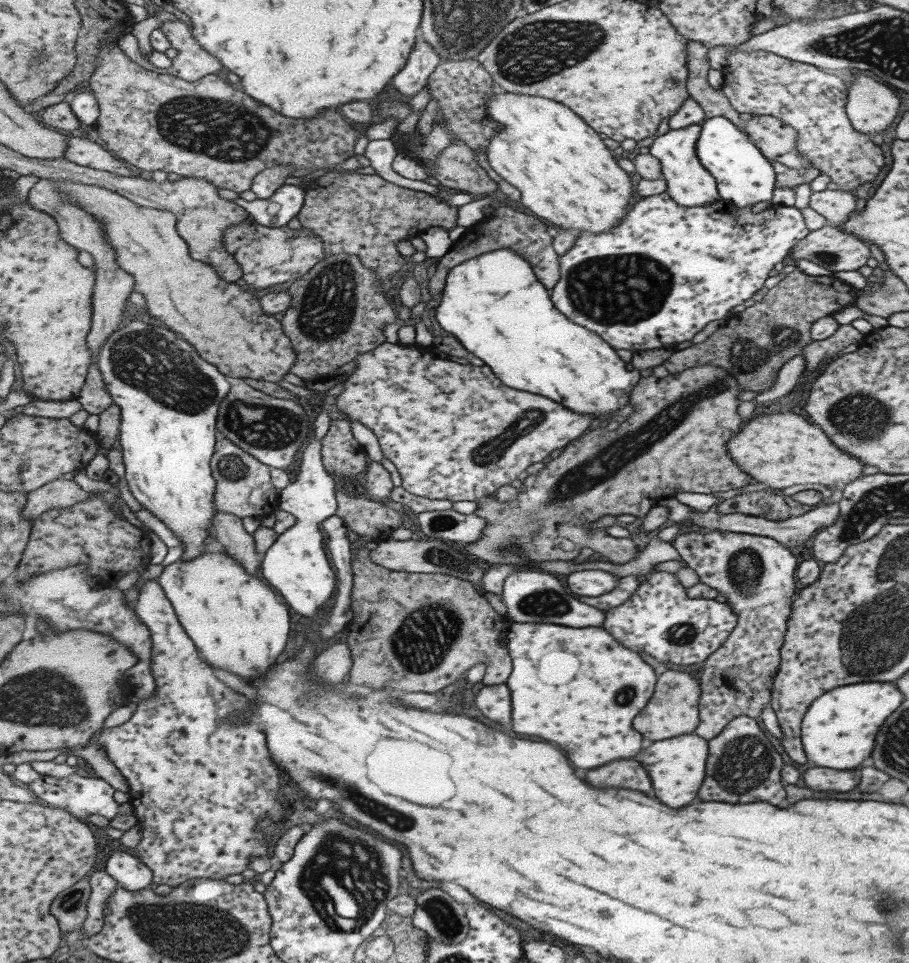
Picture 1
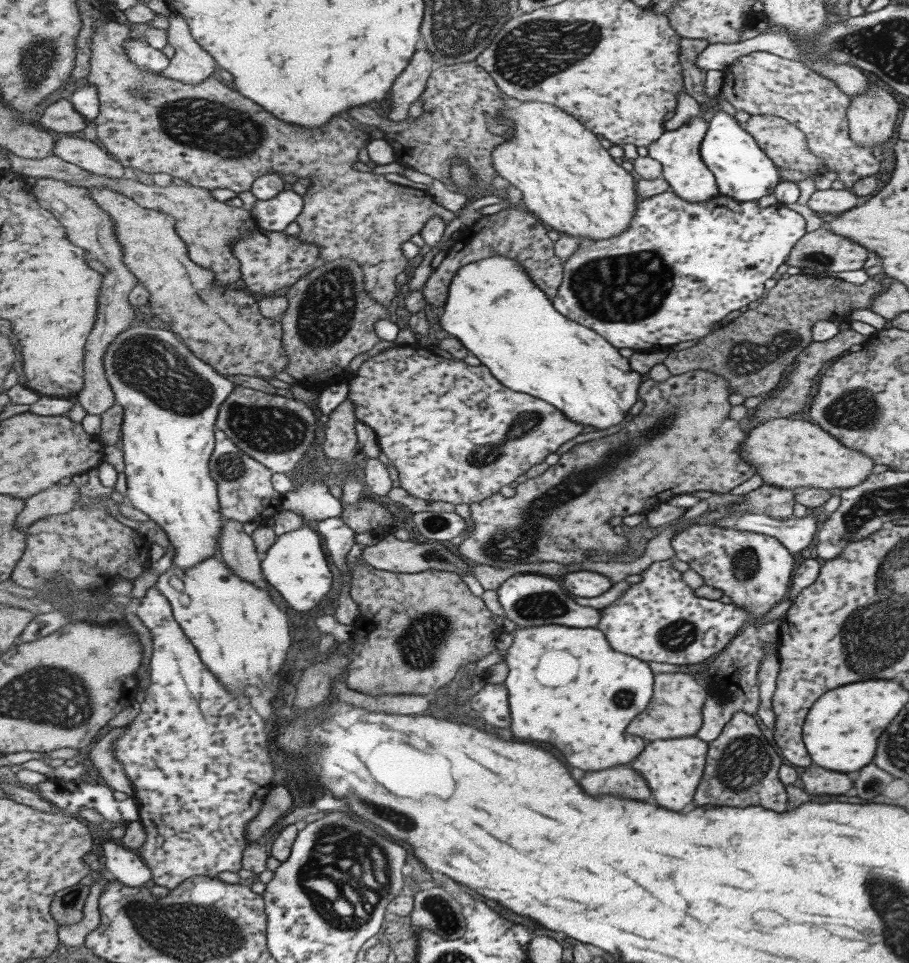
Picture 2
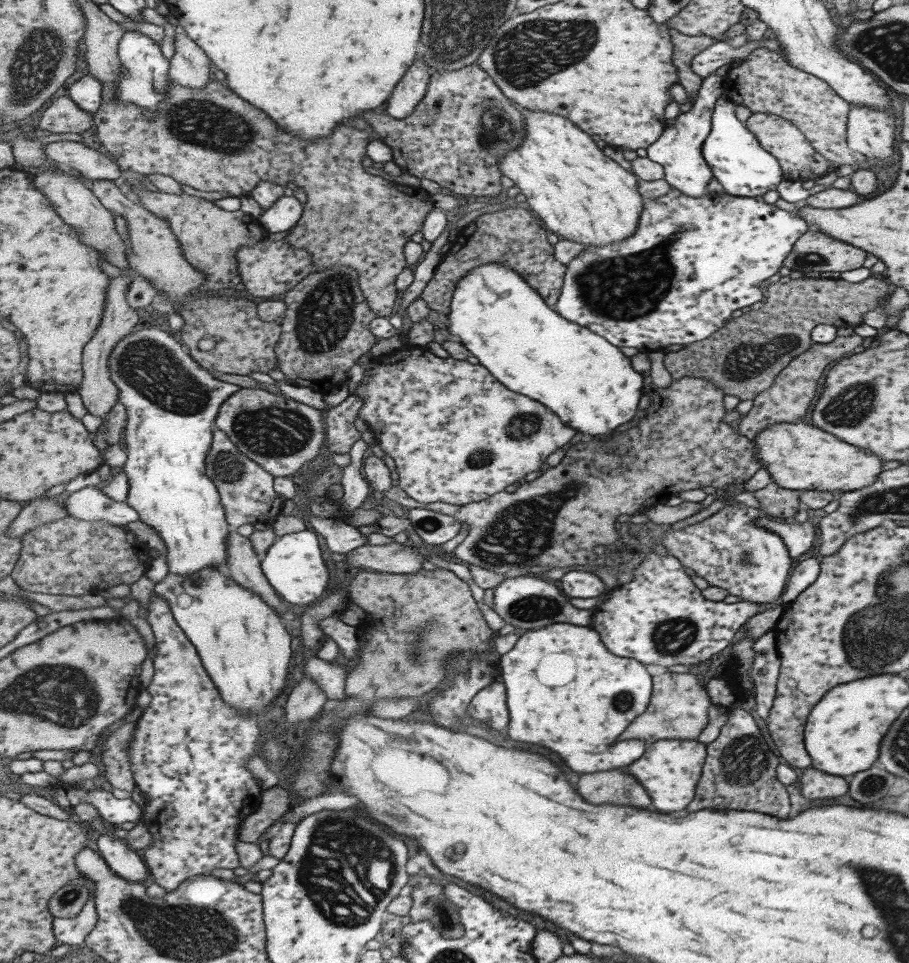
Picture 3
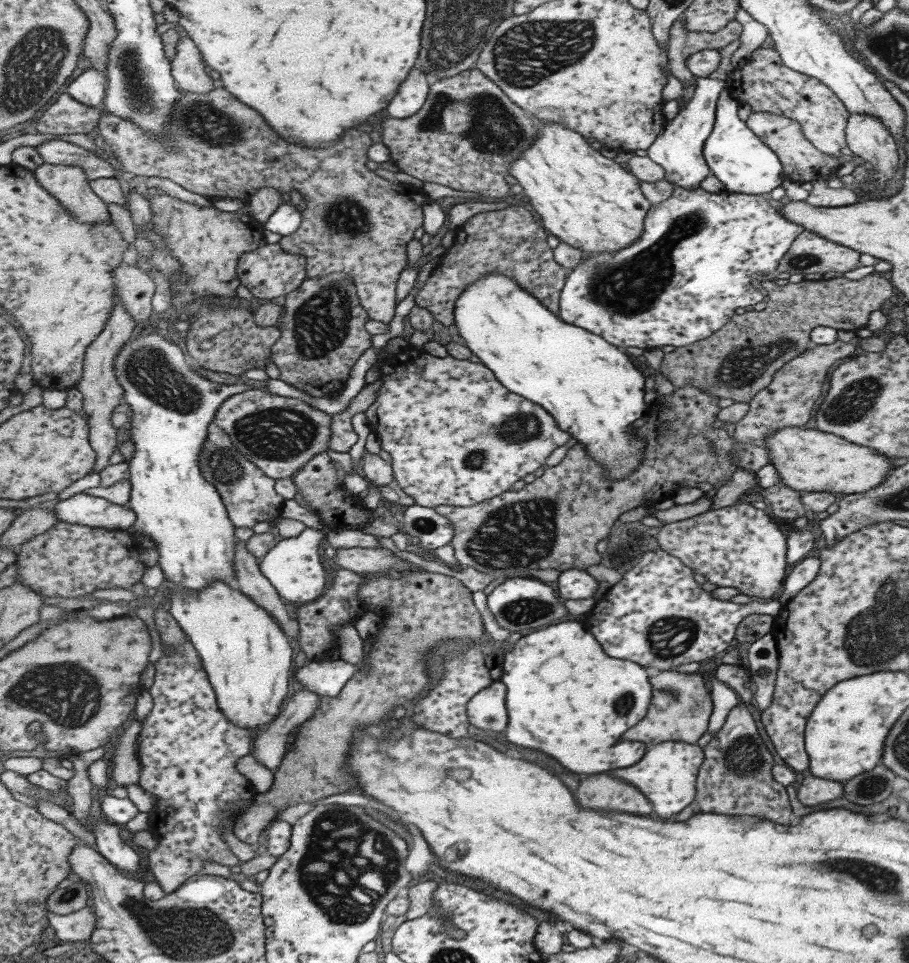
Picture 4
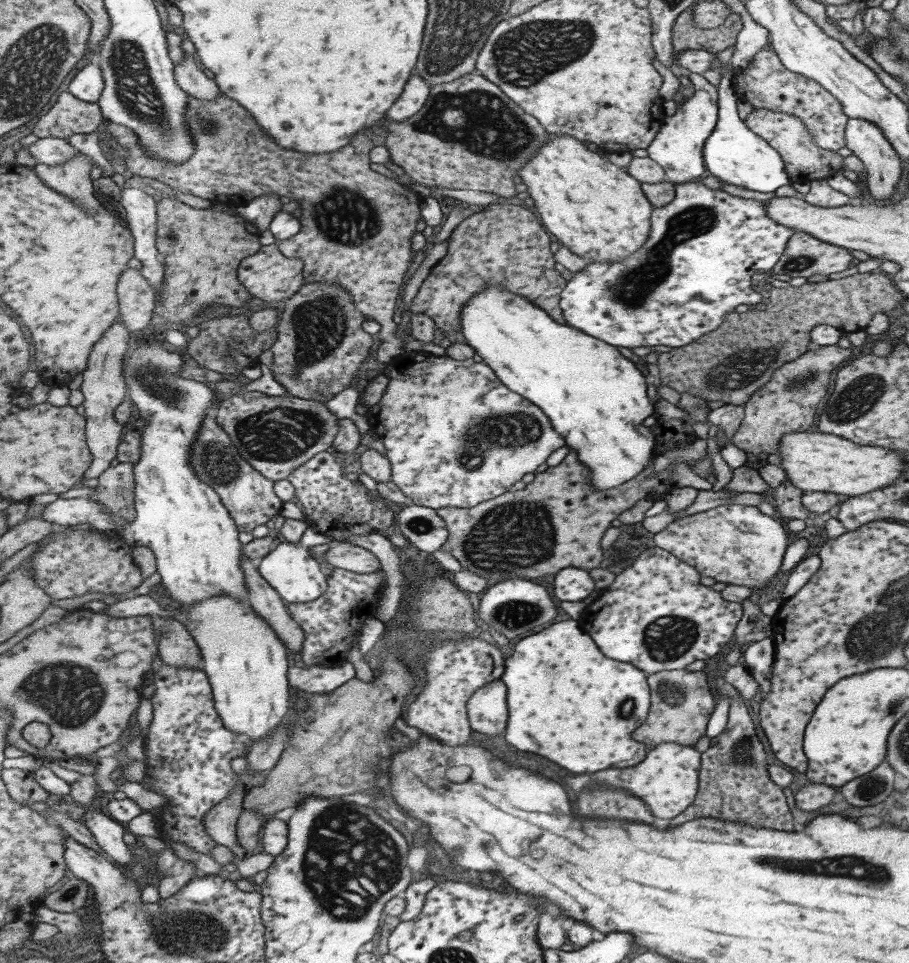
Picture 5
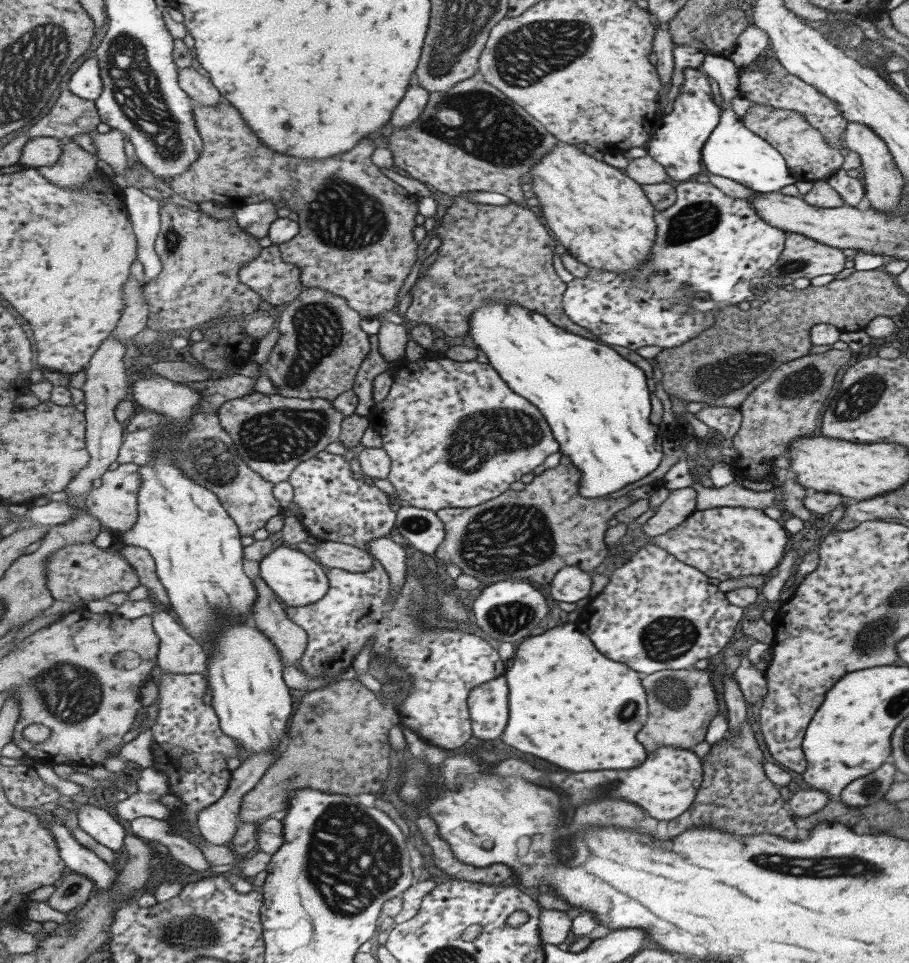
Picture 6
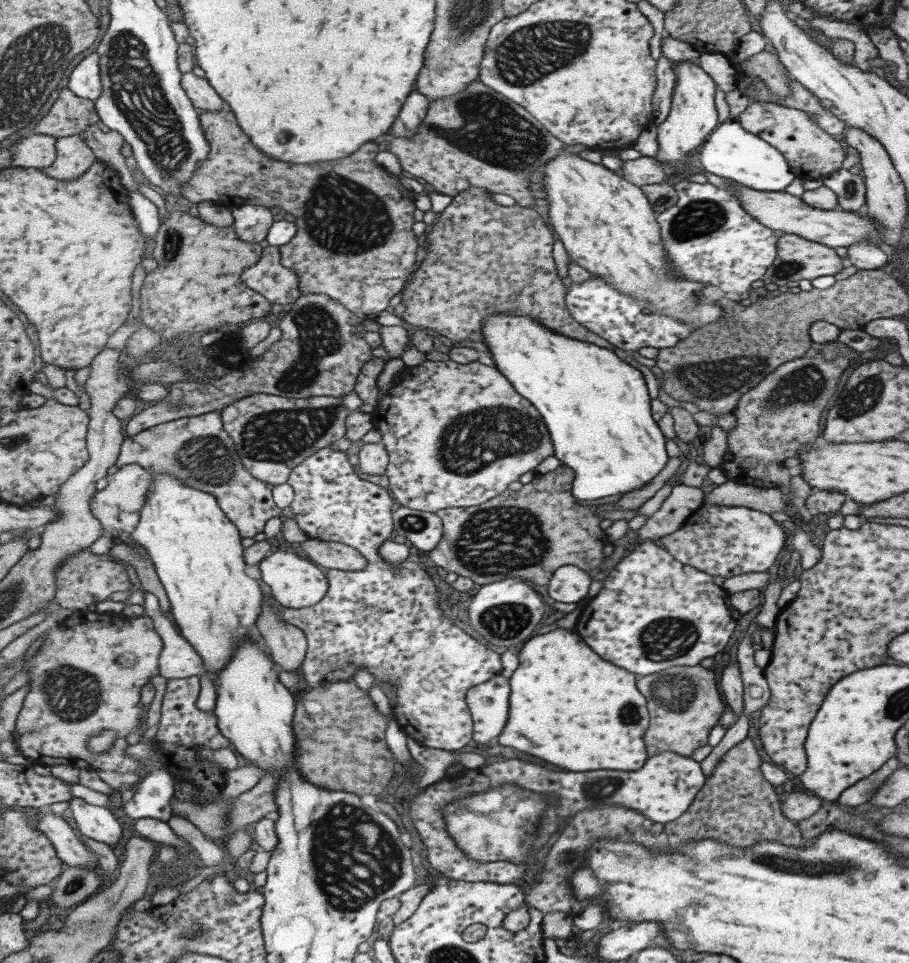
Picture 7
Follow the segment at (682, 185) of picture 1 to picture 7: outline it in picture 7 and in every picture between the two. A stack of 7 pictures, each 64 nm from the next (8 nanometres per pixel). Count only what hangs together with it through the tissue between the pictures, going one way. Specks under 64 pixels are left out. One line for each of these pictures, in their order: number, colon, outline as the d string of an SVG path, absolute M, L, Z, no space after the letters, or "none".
2: M701 108L699 118L691 118L687 124L683 124L675 132L663 132L657 140L653 140L653 144L647 146L647 150L649 150L647 156L661 164L661 168L663 168L661 178L667 180L669 190L675 196L679 196L681 200L685 200L687 204L701 204L719 194L715 176L711 174L711 170L703 164L703 160L699 156L699 146L701 146L705 132L707 132L707 124L703 120L703 108Z
3: M715 72L709 74L703 82L701 82L701 88L697 92L697 98L693 98L693 108L685 114L679 114L675 124L671 128L665 128L659 136L657 142L649 144L647 148L647 158L653 160L655 164L661 164L663 166L663 180L667 180L667 184L673 188L673 190L679 190L683 196L691 196L691 198L701 198L705 194L709 194L707 190L707 184L709 180L713 178L713 172L711 168L705 164L703 156L701 156L701 148L703 148L703 142L705 138L709 136L711 132L711 114L713 114L713 108L717 104L717 100L721 98L723 94L723 86L725 86L725 78L723 76L717 76Z
4: M695 78L695 90L693 98L683 104L673 120L669 120L655 142L645 150L647 158L651 162L659 164L665 170L665 182L673 184L673 188L685 188L685 190L697 190L699 184L711 174L705 158L703 158L703 146L709 134L713 132L713 118L715 108L721 90L725 90L725 80L713 80L713 78Z
5: M699 74L687 76L693 86L693 96L685 102L677 98L677 110L671 118L665 120L665 124L659 128L653 142L647 146L647 158L651 158L655 164L659 164L665 170L665 180L677 184L693 184L699 182L703 176L707 176L707 168L703 162L703 144L709 138L709 134L715 128L717 122L717 96L719 88L709 84Z
6: M685 68L683 70L683 86L679 96L673 100L673 110L667 114L661 122L661 126L655 130L653 138L647 142L645 150L647 156L651 156L657 164L665 168L665 174L669 176L669 182L691 182L695 176L705 174L703 162L701 162L701 148L709 134L715 130L719 122L721 108L713 104L713 94L709 88L709 82L705 80L703 72Z
7: M685 62L685 64L673 64L675 72L675 90L671 96L671 110L667 118L655 126L657 130L657 154L653 156L659 160L667 174L669 180L679 180L691 172L697 172L697 168L687 164L687 158L697 152L701 142L709 138L709 134L719 126L717 122L717 110L713 106L713 94L717 90L717 84L705 74L699 64L695 62Z

